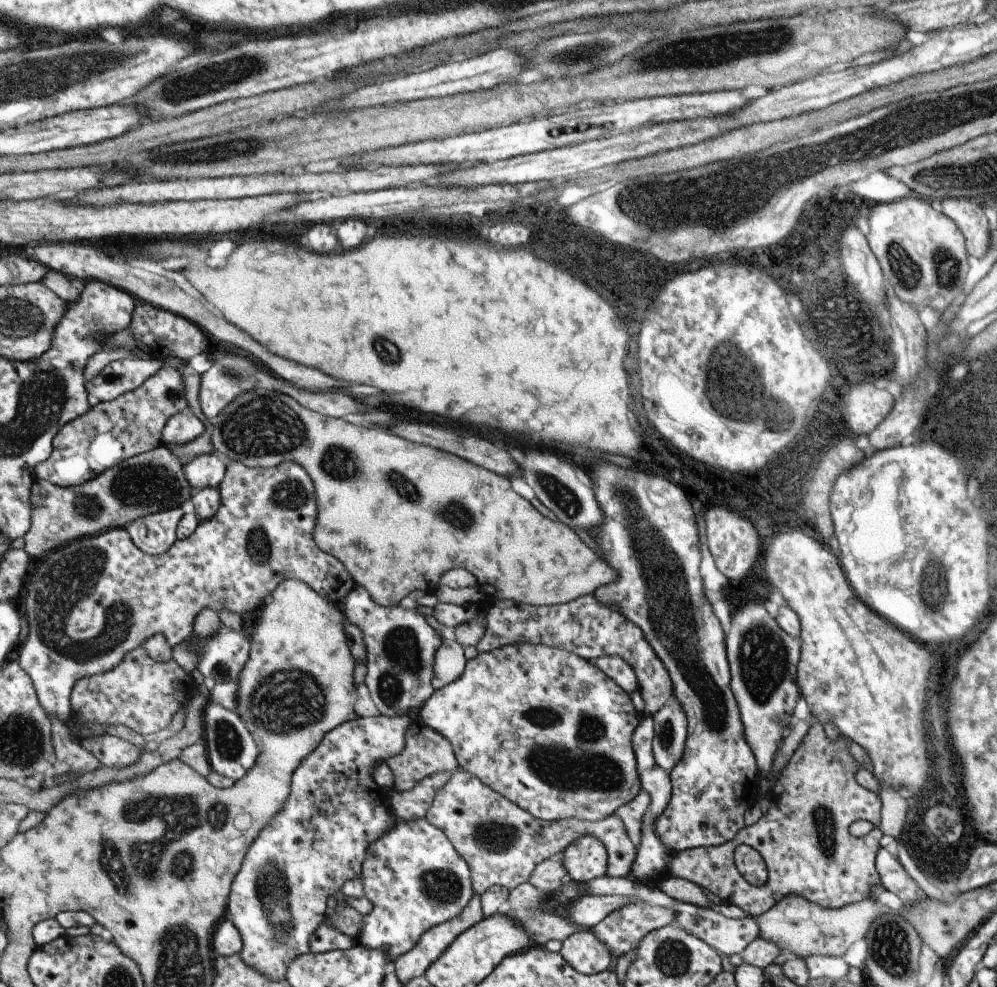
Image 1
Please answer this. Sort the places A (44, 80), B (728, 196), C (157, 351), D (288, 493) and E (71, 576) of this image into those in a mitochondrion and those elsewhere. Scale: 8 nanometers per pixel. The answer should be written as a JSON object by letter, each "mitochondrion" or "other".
{"A":"mitochondrion","B":"mitochondrion","C":"other","D":"mitochondrion","E":"mitochondrion"}

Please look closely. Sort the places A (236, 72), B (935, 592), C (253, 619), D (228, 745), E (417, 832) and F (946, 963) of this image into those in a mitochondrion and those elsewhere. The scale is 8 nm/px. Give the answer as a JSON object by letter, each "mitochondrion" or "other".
{"A":"mitochondrion","B":"mitochondrion","C":"other","D":"mitochondrion","E":"other","F":"other"}

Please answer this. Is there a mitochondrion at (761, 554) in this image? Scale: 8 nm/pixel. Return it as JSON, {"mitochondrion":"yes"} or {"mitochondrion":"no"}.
{"mitochondrion":"no"}

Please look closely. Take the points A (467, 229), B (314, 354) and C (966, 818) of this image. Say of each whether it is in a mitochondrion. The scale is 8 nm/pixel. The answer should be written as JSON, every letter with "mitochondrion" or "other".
{"A":"other","B":"other","C":"other"}

